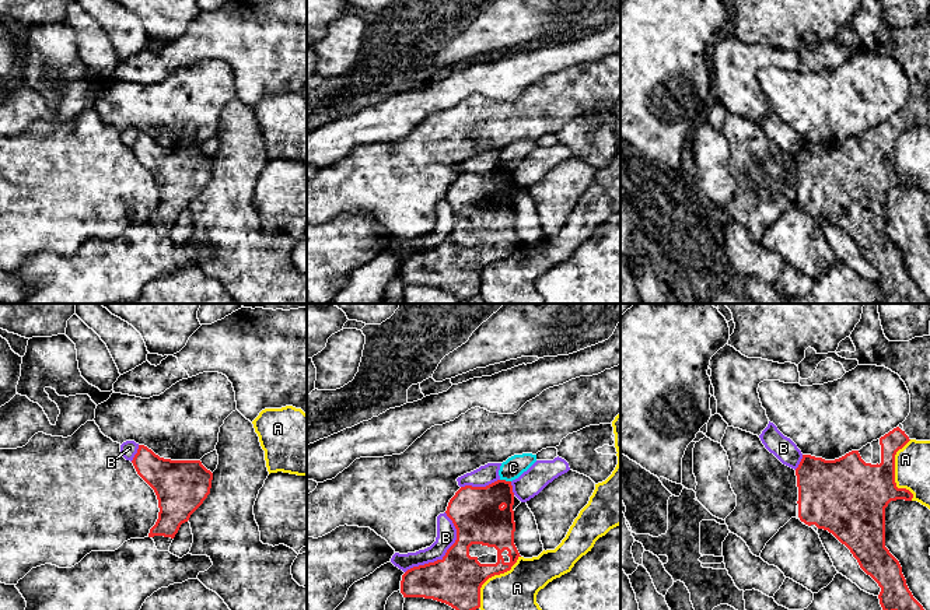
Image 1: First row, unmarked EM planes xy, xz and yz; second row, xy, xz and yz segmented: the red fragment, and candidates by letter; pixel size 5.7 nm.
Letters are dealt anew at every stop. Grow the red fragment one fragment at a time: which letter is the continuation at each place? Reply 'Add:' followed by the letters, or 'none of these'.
Add: none of these

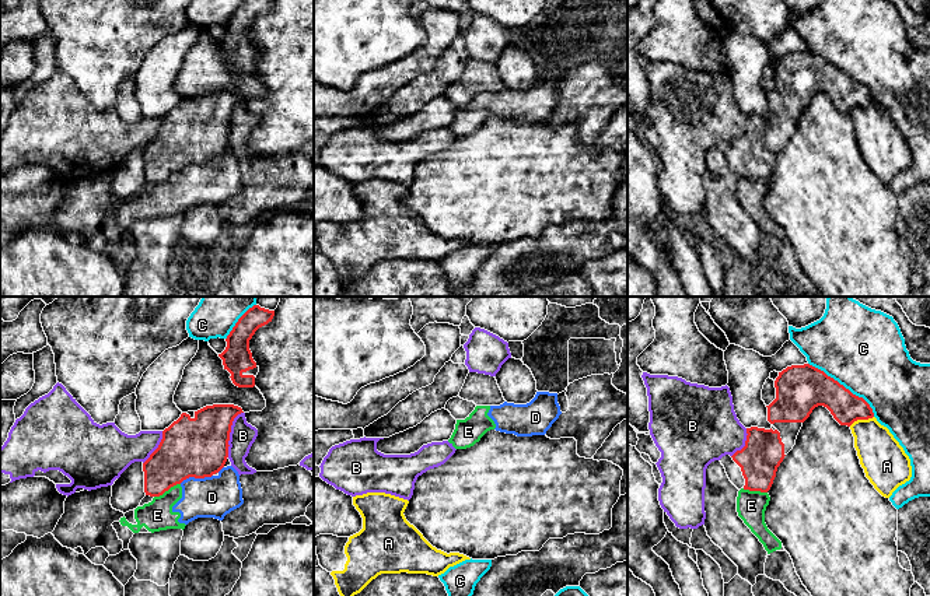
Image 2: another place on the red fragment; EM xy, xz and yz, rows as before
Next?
Add: none of these

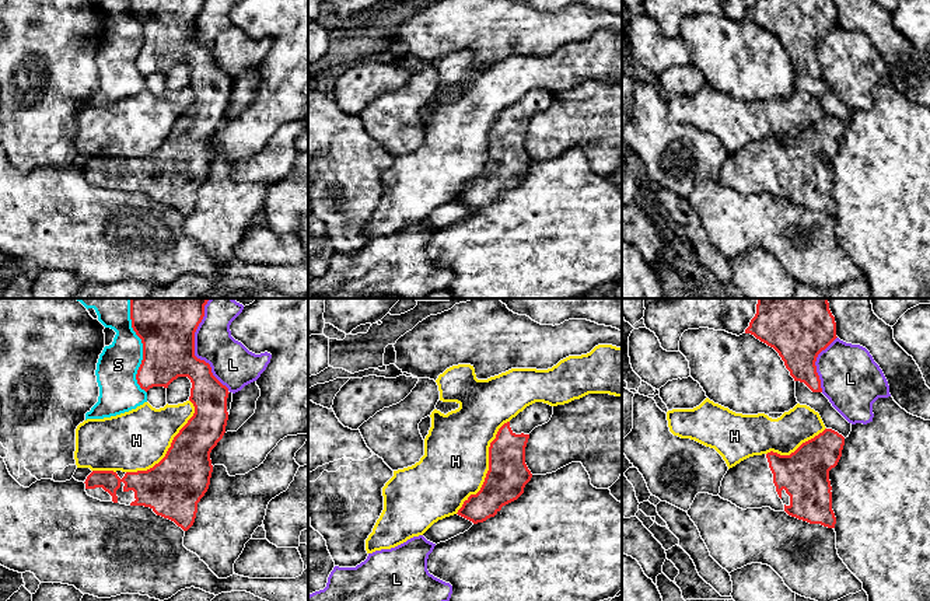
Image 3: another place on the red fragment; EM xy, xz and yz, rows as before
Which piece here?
Add: none of these

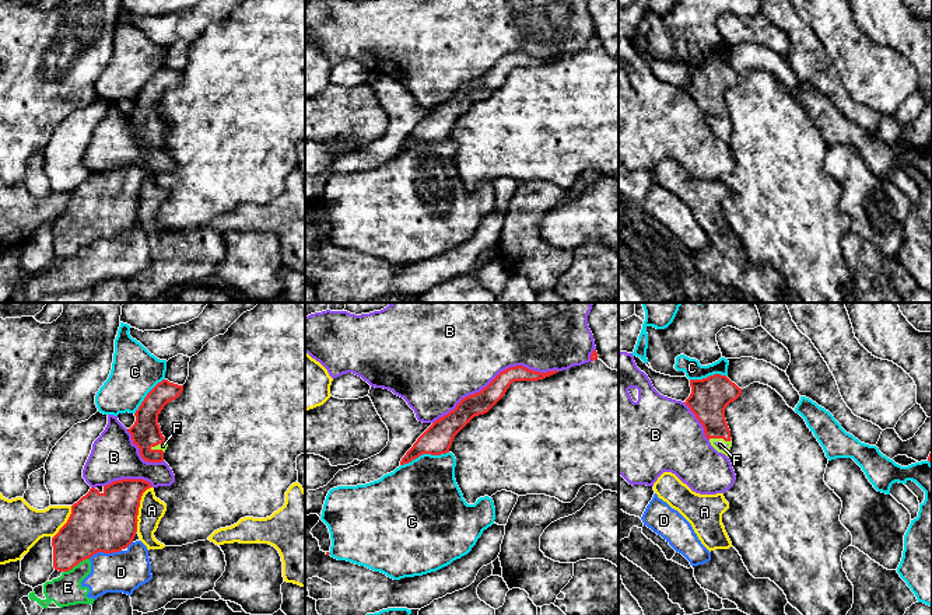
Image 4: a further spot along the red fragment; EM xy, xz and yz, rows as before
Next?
Add: F

